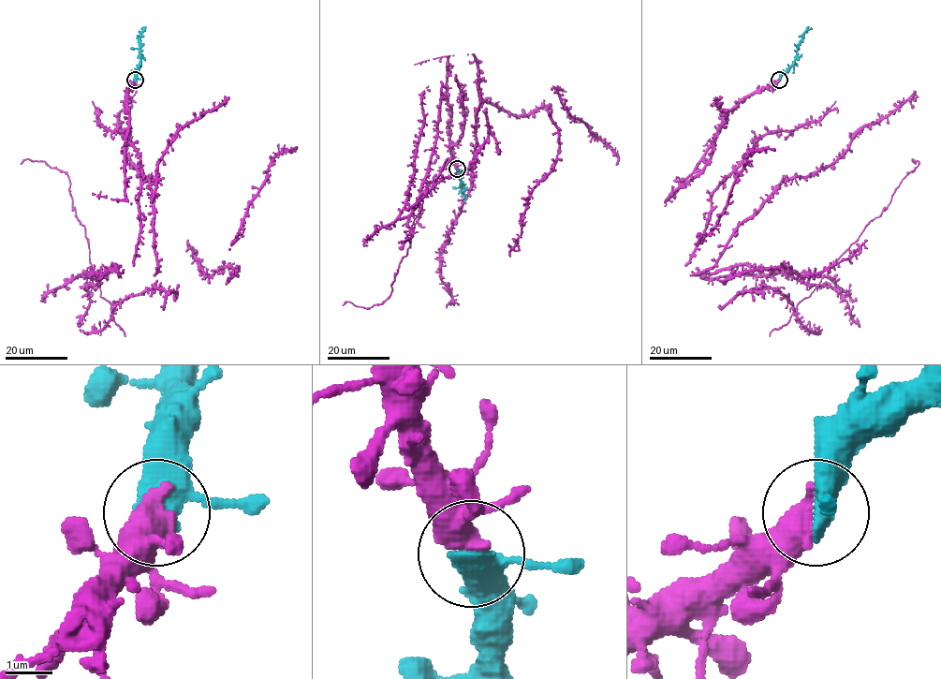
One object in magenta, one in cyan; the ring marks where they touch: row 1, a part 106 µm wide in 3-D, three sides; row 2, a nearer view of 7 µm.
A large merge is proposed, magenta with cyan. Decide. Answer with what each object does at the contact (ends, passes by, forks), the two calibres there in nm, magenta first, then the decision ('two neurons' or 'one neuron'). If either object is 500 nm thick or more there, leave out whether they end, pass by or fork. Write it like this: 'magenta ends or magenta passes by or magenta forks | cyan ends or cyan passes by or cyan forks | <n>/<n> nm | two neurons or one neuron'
650/480 nm | one neuron

